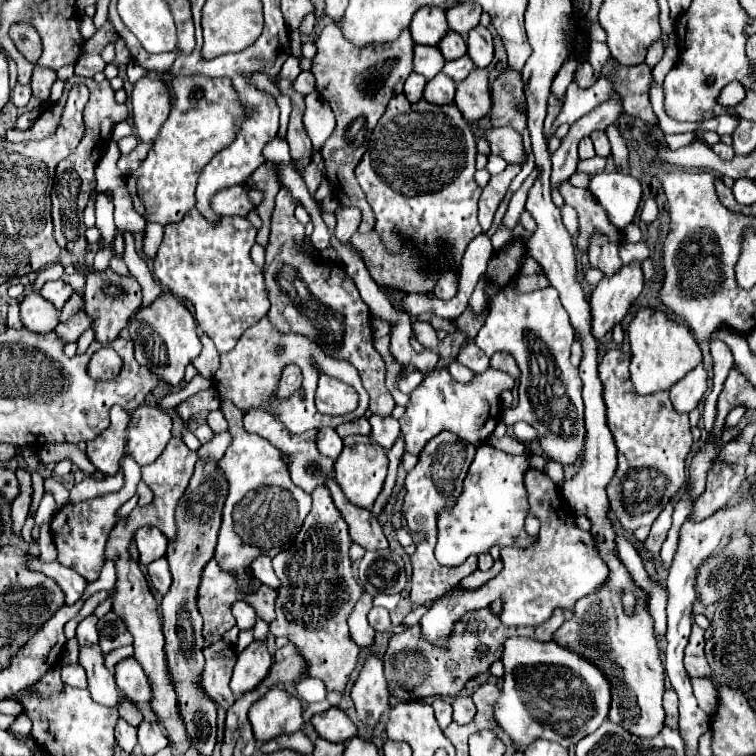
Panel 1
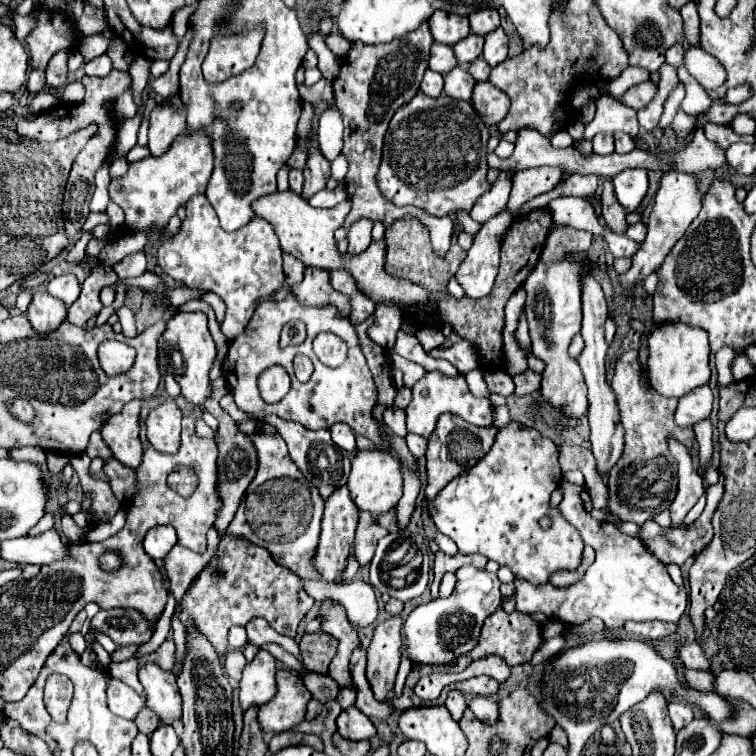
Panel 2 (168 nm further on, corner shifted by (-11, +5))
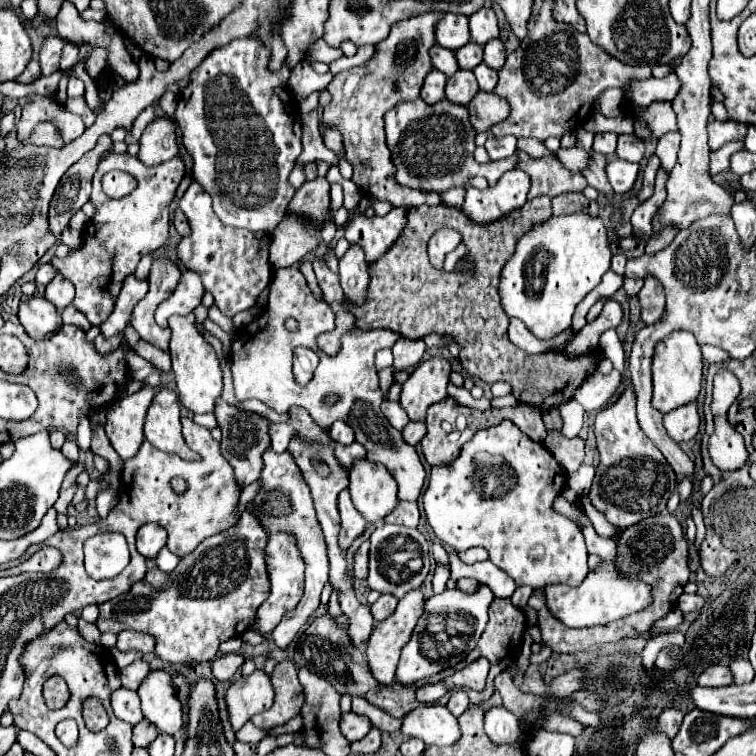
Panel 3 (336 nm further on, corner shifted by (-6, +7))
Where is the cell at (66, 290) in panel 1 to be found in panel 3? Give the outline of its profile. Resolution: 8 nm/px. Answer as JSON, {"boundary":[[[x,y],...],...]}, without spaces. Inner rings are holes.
{"boundary":[[[57,274],[57,276],[47,284],[47,288],[45,288],[45,298],[47,298],[51,304],[55,304],[57,310],[63,310],[63,308],[67,308],[67,306],[73,302],[73,298],[75,298],[75,286],[73,286],[67,278],[63,278],[63,276]]]}

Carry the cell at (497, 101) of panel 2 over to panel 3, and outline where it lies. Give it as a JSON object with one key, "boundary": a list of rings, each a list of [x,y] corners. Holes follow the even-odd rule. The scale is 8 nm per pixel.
{"boundary":[[[479,92],[467,106],[471,124],[477,132],[487,132],[493,124],[503,122],[509,116],[509,104],[495,92]]]}

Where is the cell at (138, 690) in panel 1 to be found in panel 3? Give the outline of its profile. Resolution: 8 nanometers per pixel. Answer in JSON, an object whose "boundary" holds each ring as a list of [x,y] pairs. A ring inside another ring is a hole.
{"boundary":[[[151,672],[141,682],[137,694],[141,698],[141,710],[145,720],[155,724],[159,732],[173,736],[183,726],[183,710],[177,698],[177,688],[173,688],[173,680],[167,672]]]}

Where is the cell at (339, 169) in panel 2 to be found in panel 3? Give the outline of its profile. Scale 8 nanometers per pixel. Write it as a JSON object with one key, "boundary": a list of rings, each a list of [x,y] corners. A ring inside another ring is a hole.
{"boundary":[[[329,126],[325,128],[323,132],[323,140],[325,140],[325,146],[329,150],[333,150],[337,154],[337,158],[341,160],[343,158],[343,140],[341,140],[341,132],[335,128],[335,126]]]}

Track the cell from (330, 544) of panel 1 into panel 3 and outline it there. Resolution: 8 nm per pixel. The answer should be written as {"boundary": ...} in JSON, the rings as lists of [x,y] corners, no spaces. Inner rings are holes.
{"boundary":[[[343,490],[339,494],[339,514],[341,514],[341,532],[339,532],[339,544],[343,550],[347,550],[367,528],[367,522],[363,516],[355,510],[349,490]]]}

